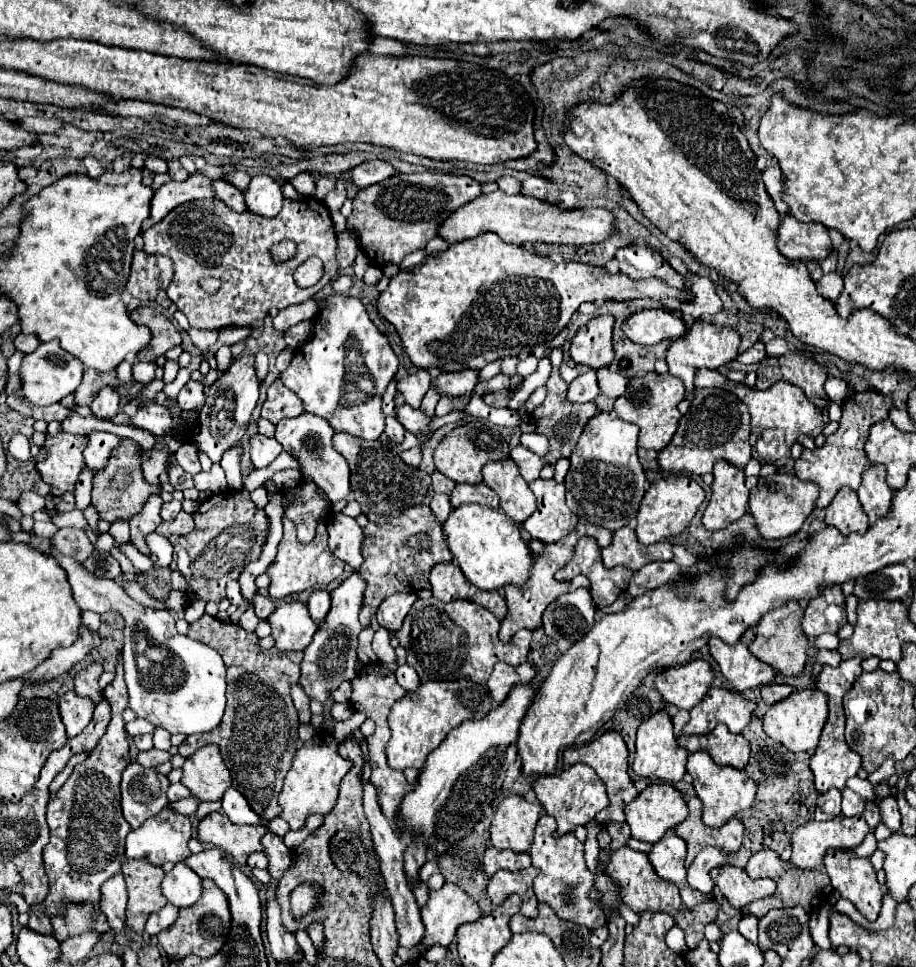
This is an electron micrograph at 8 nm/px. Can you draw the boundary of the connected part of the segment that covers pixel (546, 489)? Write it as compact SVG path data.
M541 480L529 484L537 496L537 510L521 524L533 540L539 542L557 542L561 536L573 532L577 516L565 504L565 486L555 480Z

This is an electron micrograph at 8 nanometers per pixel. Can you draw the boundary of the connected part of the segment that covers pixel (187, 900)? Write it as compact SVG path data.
M179 862L171 872L165 874L161 890L169 904L185 908L195 904L197 898L201 896L201 878L187 864Z

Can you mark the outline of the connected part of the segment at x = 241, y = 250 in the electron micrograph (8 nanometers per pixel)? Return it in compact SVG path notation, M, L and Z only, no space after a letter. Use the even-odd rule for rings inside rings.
M315 198L285 200L283 210L275 218L253 216L251 212L233 212L219 200L195 200L171 210L161 222L143 232L143 250L147 254L165 254L175 264L173 282L167 288L169 300L181 310L191 328L221 330L229 326L249 326L257 318L265 318L271 308L283 310L291 304L313 298L337 274L337 238L329 210ZM281 240L297 242L295 258L275 264L269 248ZM309 256L317 256L325 264L323 278L311 288L299 288L293 280L295 268ZM215 276L223 282L217 294L205 294L197 282Z

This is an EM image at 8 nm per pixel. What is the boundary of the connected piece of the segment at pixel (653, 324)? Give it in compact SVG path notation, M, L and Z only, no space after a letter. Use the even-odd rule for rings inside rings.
M669 310L635 312L623 322L621 328L629 340L641 346L659 344L663 340L677 340L681 334L687 332L685 322Z

